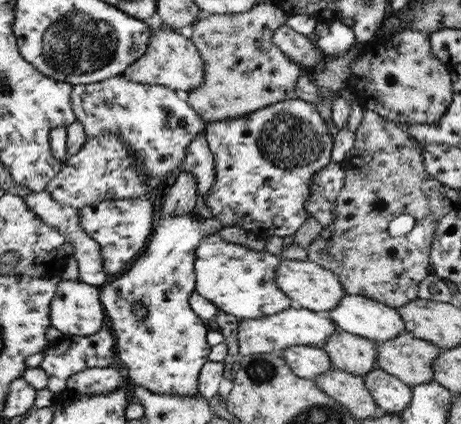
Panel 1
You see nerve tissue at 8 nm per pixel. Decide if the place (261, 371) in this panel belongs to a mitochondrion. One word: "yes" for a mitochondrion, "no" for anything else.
yes

